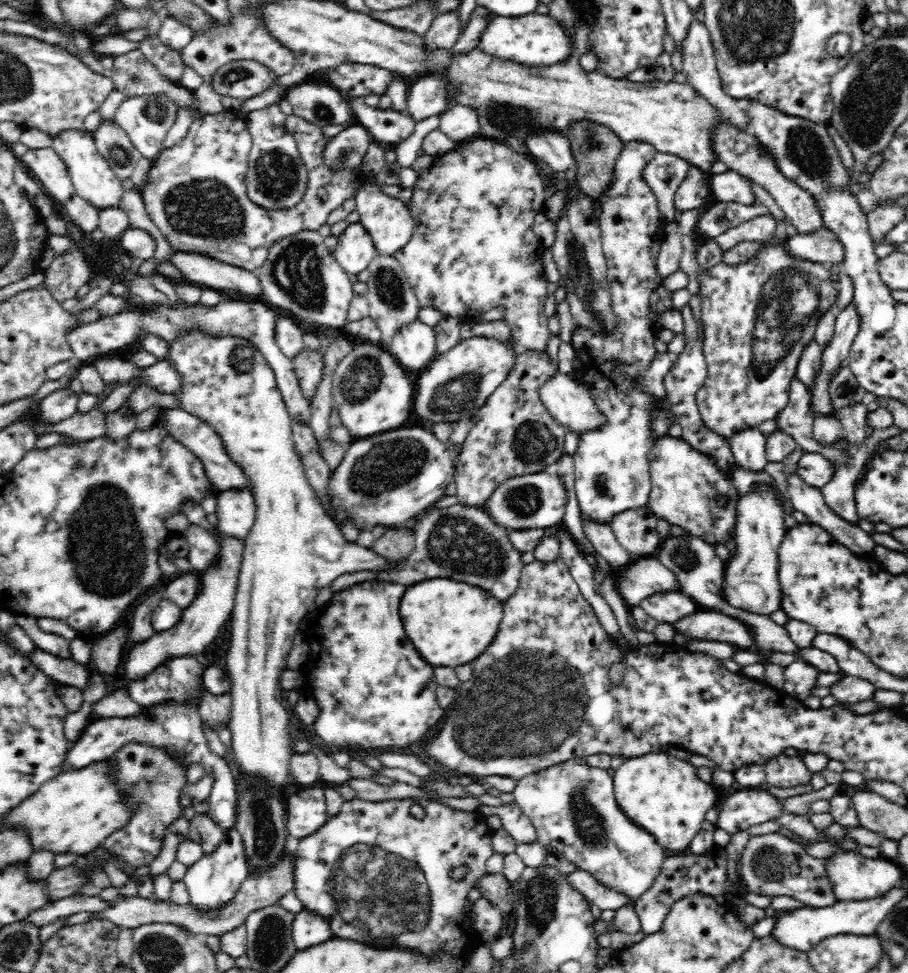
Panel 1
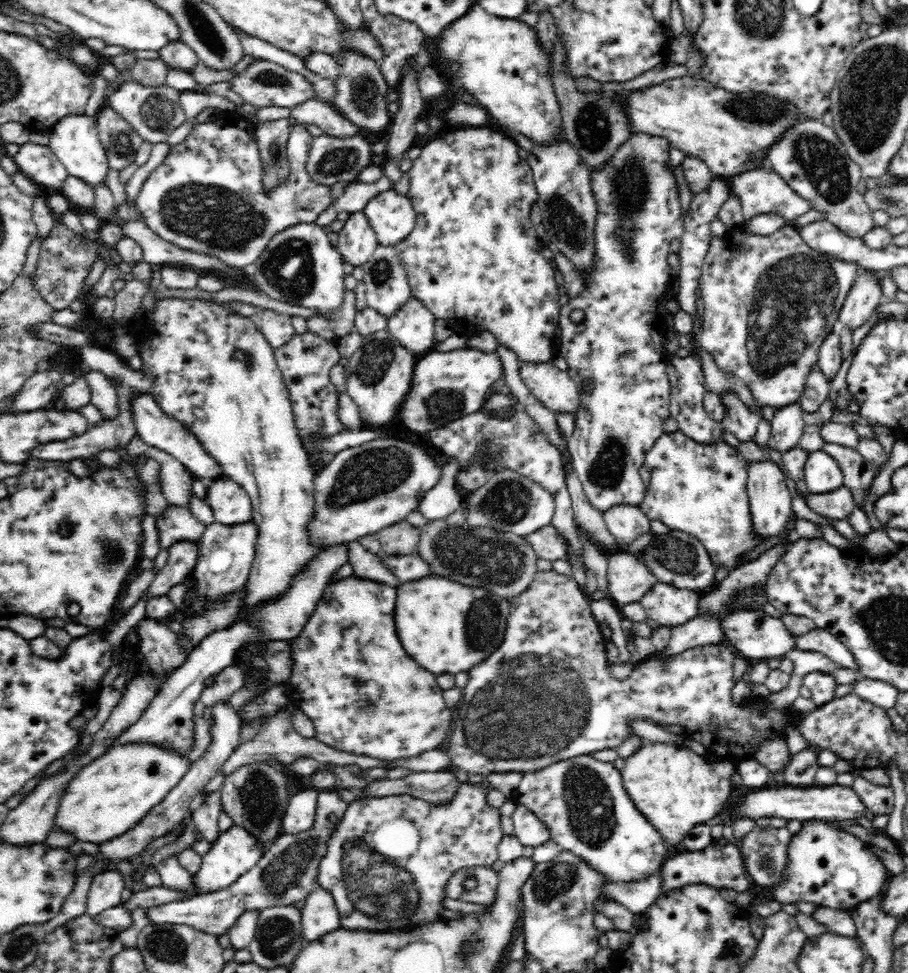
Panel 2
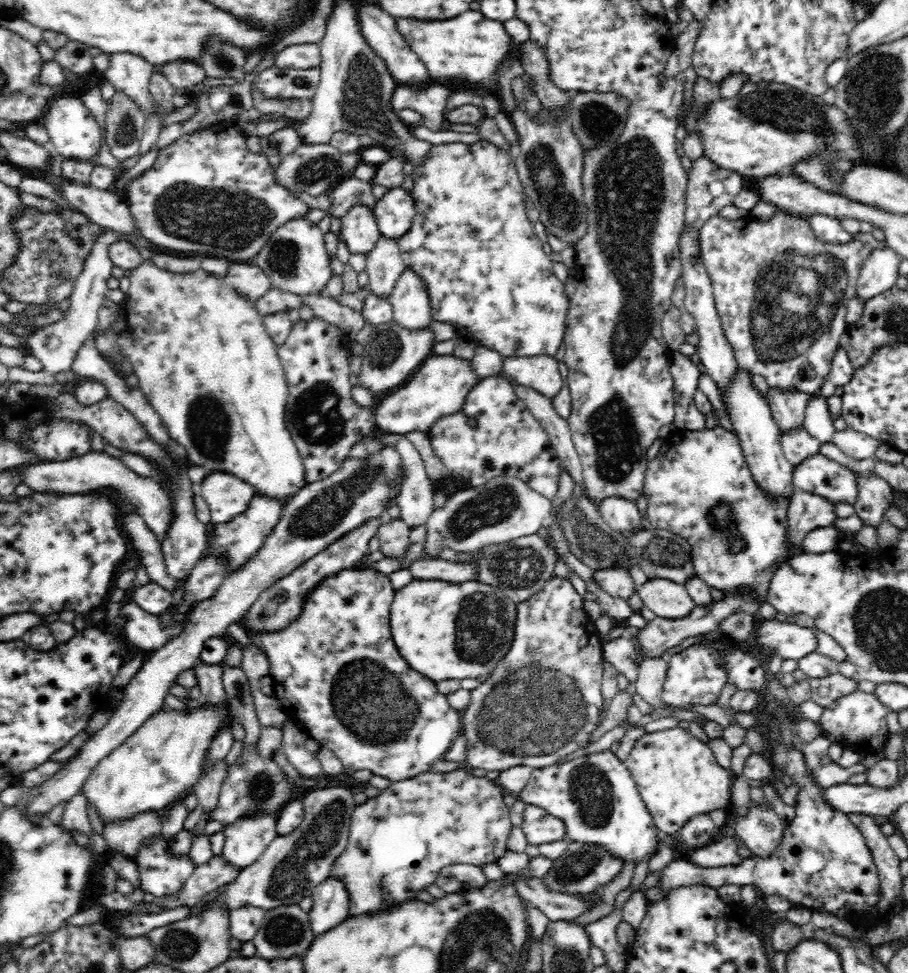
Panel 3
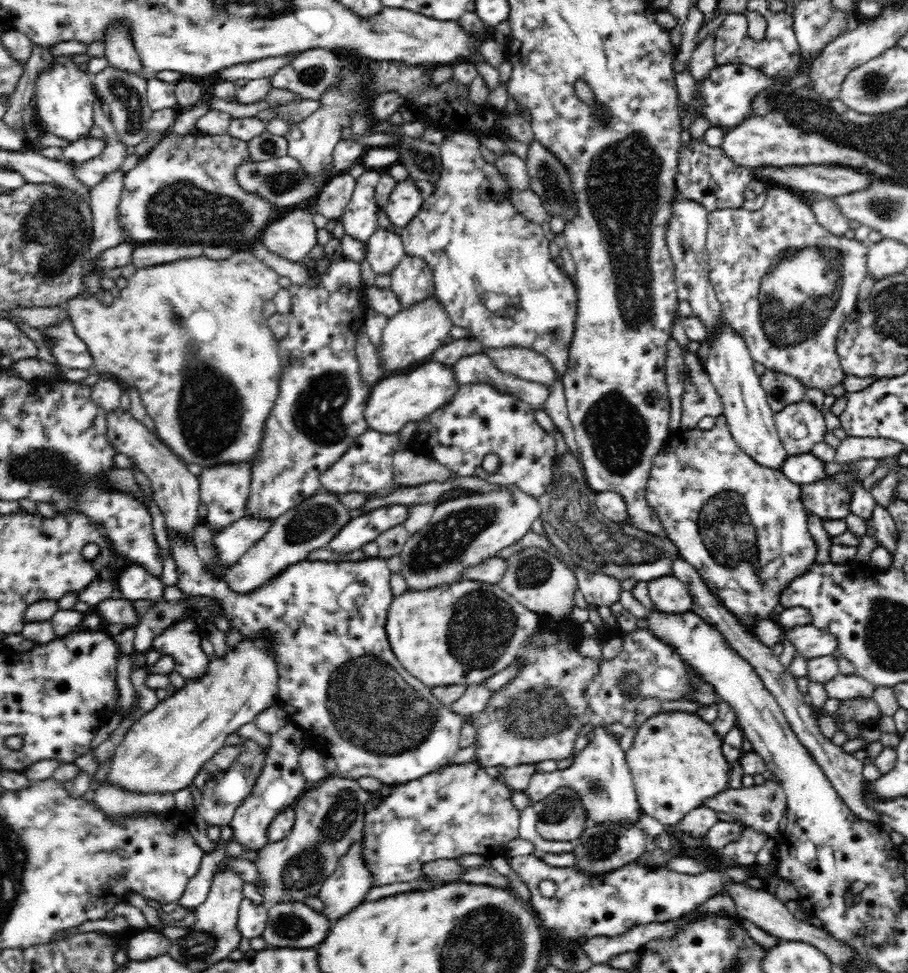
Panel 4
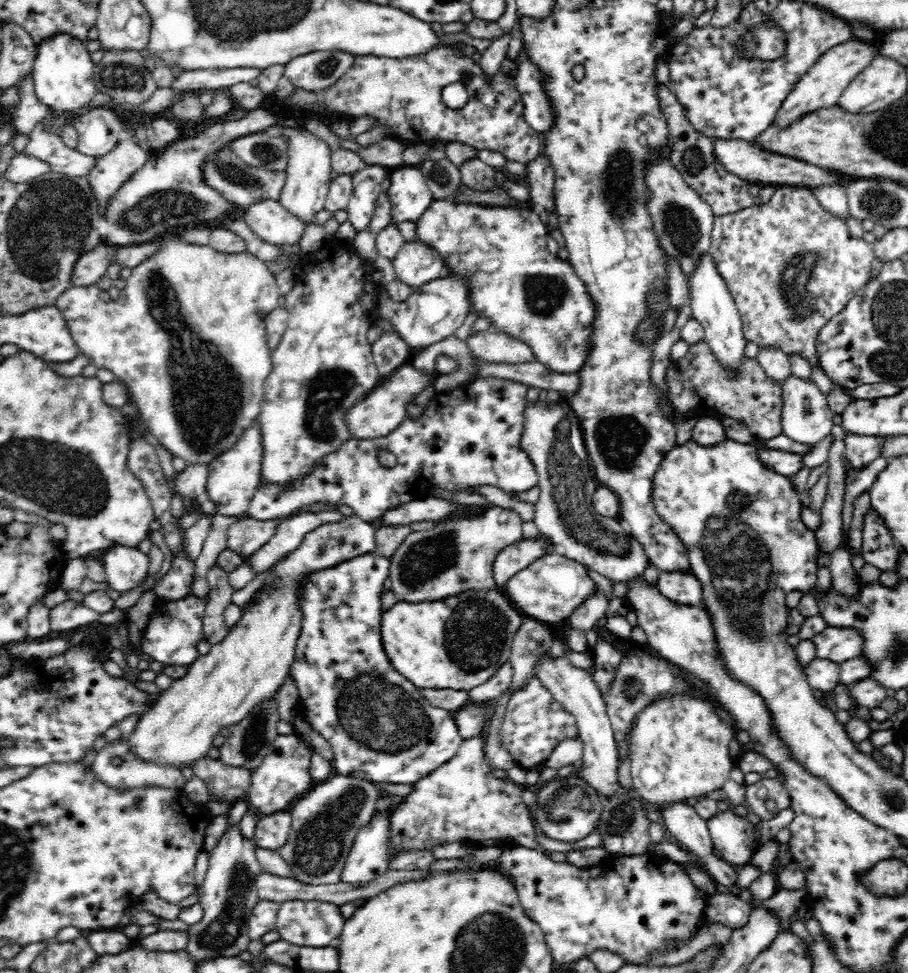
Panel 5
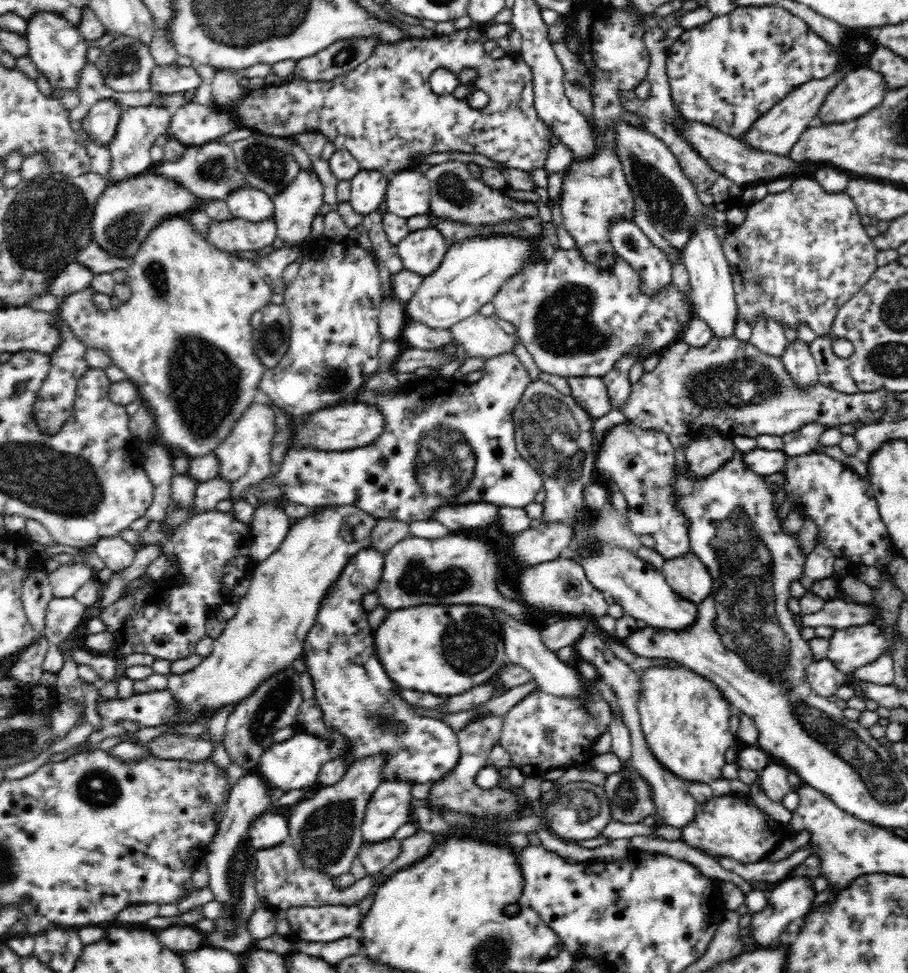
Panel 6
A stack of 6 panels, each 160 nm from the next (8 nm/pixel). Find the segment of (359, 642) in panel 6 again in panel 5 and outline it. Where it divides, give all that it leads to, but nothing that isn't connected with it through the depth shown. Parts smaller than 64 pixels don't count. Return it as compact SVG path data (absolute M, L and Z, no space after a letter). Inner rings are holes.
M375 550L372 553L362 554L348 561L341 562L331 569L312 573L305 582L305 593L299 604L303 614L302 630L300 631L299 640L296 645L296 658L294 659L289 674L292 675L294 681L296 681L298 691L300 692L300 704L296 710L298 714L307 714L306 719L308 719L308 723L314 727L314 731L326 739L333 748L331 763L336 774L354 778L364 778L367 782L369 781L376 784L413 785L415 782L432 774L436 769L439 769L440 766L448 762L453 756L456 756L463 739L459 734L452 712L441 709L440 707L435 707L426 702L425 698L420 694L420 689L416 688L416 686L412 686L412 682L408 682L406 678L402 678L392 667L392 664L390 664L384 653L380 634L380 622L383 613L382 607L380 607L380 600L382 588L384 588L383 582L388 576L389 558L380 555L378 552L375 552Z

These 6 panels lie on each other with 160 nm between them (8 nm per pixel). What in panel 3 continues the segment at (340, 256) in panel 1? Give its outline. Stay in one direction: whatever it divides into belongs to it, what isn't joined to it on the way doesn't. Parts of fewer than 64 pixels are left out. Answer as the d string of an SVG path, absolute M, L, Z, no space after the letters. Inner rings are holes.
M366 205L352 206L345 216L340 218L342 230L338 236L344 239L350 253L368 254L381 238L374 208Z

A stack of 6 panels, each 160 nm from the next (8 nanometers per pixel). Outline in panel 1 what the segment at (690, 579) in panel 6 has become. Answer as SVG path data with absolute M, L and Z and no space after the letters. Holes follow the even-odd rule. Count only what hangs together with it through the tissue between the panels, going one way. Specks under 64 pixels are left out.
M664 590L648 596L639 604L656 622L674 624L699 612L700 605L680 590Z

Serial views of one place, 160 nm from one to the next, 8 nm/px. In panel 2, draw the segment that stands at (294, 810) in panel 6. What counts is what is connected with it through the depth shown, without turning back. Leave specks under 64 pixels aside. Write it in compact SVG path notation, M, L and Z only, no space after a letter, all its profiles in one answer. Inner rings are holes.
M319 790L316 814L312 828L298 834L282 833L272 846L265 848L260 860L248 871L236 878L230 886L208 894L194 895L183 901L155 906L148 909L154 924L187 924L197 930L223 935L246 910L263 911L267 908L294 905L305 898L317 886L319 864L328 852L328 841L343 819L348 804L333 790Z

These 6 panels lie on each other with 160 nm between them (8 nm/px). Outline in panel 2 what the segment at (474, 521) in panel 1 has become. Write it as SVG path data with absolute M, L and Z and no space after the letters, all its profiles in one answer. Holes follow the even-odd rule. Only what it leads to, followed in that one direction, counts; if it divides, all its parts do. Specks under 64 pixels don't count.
M462 509L448 518L428 521L421 526L417 550L431 566L434 575L464 582L466 586L488 588L498 597L511 599L530 588L539 571L537 552L526 537L500 532L488 527L472 528L466 523Z

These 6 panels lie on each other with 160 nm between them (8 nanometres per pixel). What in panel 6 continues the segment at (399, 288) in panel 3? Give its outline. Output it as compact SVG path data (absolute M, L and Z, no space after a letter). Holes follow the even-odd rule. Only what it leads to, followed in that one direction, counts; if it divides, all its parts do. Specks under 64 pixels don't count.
M432 226L410 231L397 245L404 269L428 276L442 263L449 243L444 234Z

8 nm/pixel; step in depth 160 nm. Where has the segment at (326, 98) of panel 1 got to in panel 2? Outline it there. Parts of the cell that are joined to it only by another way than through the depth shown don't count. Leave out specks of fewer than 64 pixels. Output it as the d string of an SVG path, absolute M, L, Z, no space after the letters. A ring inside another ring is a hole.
M317 98L291 108L291 116L297 122L319 126L324 135L334 138L347 139L362 133L362 130L338 113L330 103Z

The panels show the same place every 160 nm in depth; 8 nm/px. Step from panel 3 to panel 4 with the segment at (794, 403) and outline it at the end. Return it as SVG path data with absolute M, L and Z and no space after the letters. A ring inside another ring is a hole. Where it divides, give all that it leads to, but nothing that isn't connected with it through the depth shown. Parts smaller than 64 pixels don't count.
M766 368L759 376L760 386L766 393L768 404L772 411L780 412L794 402L806 398L806 389L803 384L793 376L784 374L781 370Z

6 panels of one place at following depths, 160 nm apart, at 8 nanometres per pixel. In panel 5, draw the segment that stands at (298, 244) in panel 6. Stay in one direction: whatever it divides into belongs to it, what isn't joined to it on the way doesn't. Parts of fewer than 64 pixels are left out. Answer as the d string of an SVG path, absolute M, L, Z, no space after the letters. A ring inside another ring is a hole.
M292 130L290 134L288 164L285 168L286 183L277 201L290 215L308 224L314 220L316 214L325 208L325 202L330 188L331 151L324 140L306 131Z

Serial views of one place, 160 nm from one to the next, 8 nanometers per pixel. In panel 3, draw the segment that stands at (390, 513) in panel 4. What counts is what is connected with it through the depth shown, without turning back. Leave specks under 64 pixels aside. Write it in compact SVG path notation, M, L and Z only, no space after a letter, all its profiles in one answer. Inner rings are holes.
M374 516L374 518L366 520L364 524L360 524L352 532L344 534L342 538L338 538L336 542L332 542L324 550L321 550L320 554L316 554L294 572L287 574L284 578L278 580L276 584L267 588L248 609L245 614L245 624L251 630L282 630L284 626L288 626L288 622L292 622L292 619L296 619L296 616L300 614L306 592L312 590L318 582L322 582L324 576L332 576L338 570L357 566L362 556L368 553L369 542L376 536L377 528L382 522L384 522L382 516Z

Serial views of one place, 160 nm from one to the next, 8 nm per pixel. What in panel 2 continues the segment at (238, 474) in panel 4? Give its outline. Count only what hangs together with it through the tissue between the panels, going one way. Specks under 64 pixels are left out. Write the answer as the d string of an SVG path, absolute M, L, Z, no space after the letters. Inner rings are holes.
M228 478L208 481L204 499L212 509L214 520L219 523L232 525L252 518L253 506L249 494Z

